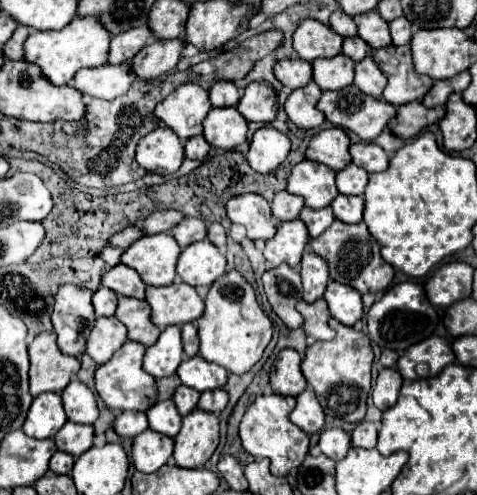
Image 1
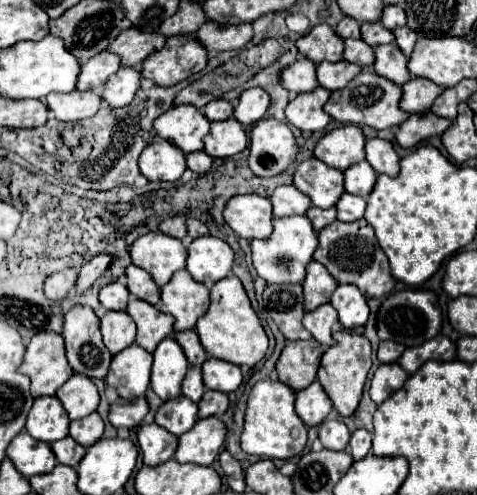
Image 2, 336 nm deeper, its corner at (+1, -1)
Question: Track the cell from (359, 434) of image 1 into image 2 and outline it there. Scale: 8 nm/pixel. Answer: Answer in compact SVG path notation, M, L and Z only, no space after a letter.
M357 429L349 441L349 453L355 461L363 459L371 451L371 433L367 429Z

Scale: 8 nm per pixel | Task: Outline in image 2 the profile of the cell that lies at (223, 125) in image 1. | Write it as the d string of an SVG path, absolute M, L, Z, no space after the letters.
M235 117L211 123L211 131L205 137L205 151L211 157L227 159L241 153L245 147L247 147L247 135L243 125Z

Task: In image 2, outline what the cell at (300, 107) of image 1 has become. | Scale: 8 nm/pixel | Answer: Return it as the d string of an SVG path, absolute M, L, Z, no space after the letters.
M317 87L309 93L299 93L285 109L289 123L299 127L301 131L321 131L327 127L331 117L323 111L325 101L329 99L329 91Z

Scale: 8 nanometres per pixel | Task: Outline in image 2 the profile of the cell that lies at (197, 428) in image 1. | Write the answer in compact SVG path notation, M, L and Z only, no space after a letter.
M217 417L199 419L187 433L179 437L179 447L175 451L175 459L179 463L195 463L195 465L211 465L215 457L221 453L225 443L227 427Z

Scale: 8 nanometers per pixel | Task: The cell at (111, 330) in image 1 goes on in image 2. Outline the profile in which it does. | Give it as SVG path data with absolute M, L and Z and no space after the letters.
M107 311L101 317L103 343L111 355L117 355L135 341L135 323L125 311Z

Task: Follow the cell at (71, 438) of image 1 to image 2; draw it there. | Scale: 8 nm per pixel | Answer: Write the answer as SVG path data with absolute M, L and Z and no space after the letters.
M91 413L79 421L71 421L69 435L83 447L91 447L103 437L103 421L99 413Z

